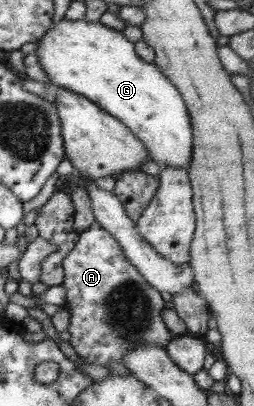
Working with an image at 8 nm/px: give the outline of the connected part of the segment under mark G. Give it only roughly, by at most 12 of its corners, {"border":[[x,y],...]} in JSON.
{"border":[[61,19],[51,85],[120,119],[159,166],[192,156],[180,91],[121,32]]}

